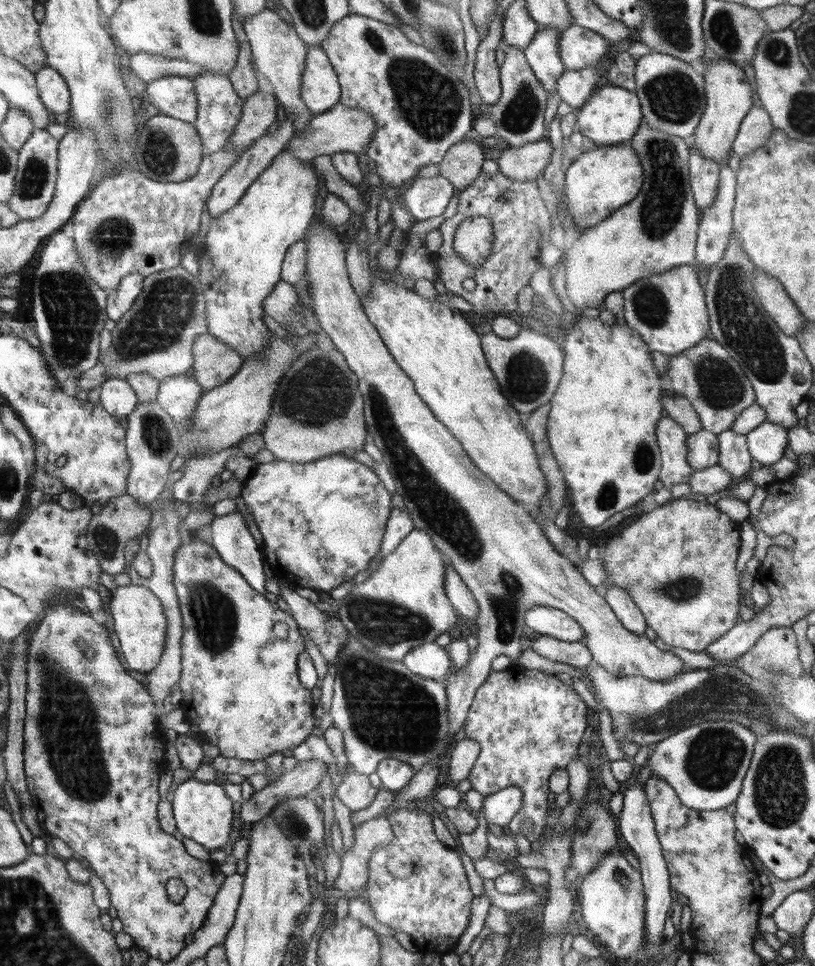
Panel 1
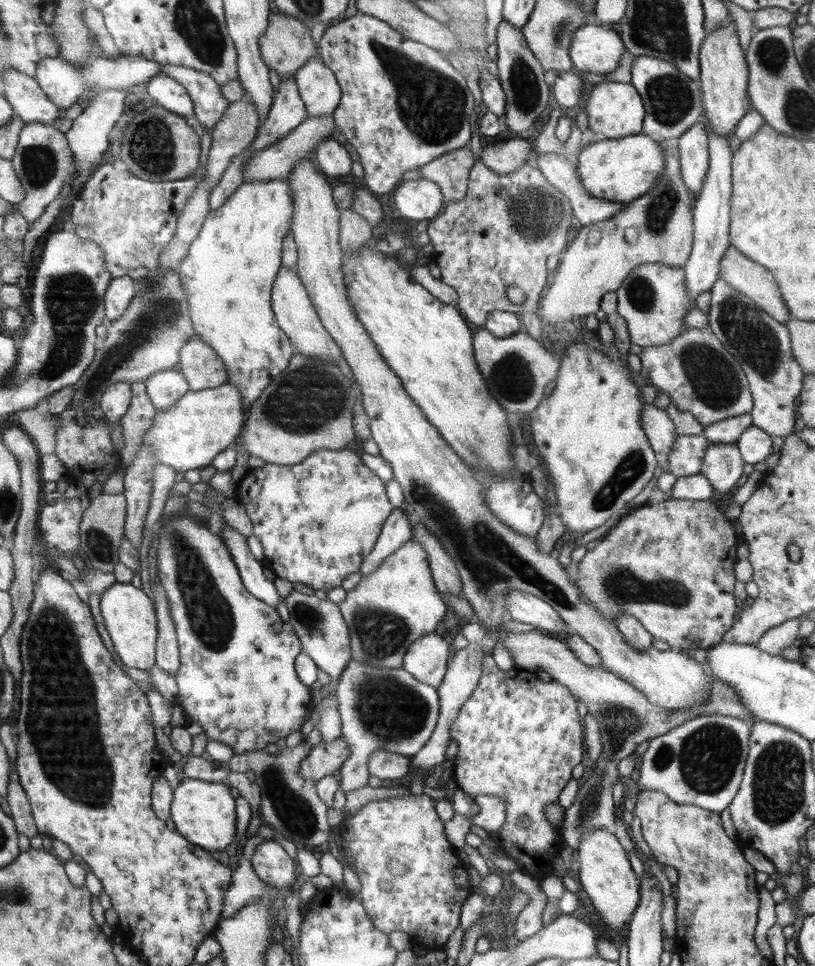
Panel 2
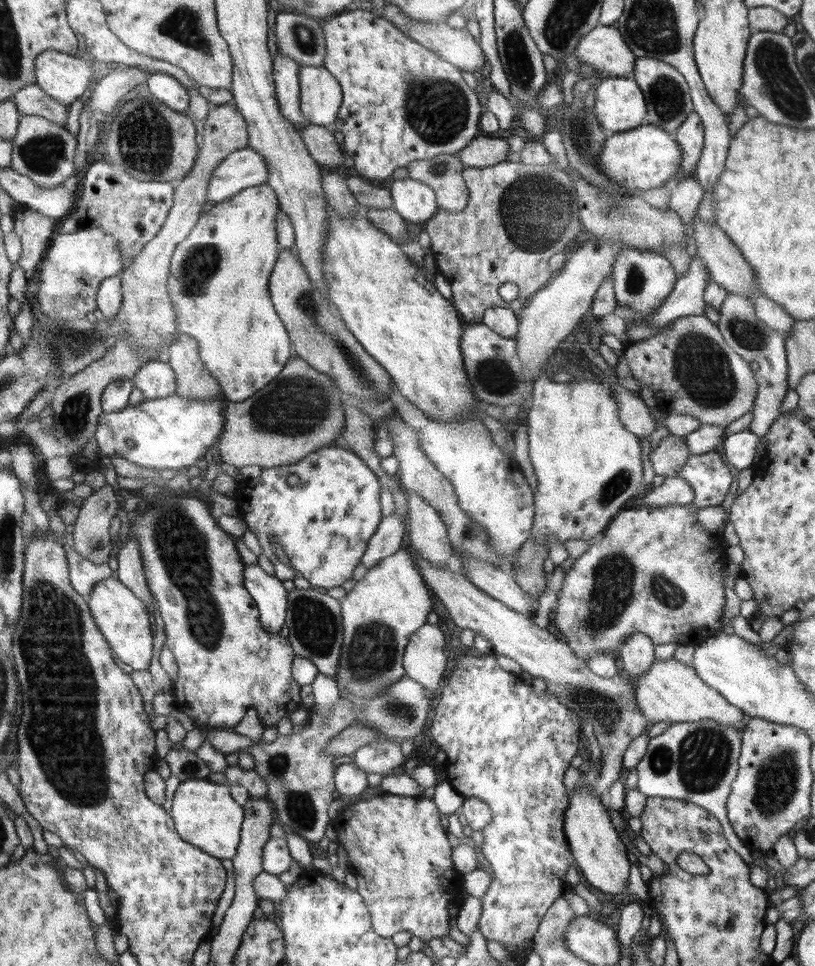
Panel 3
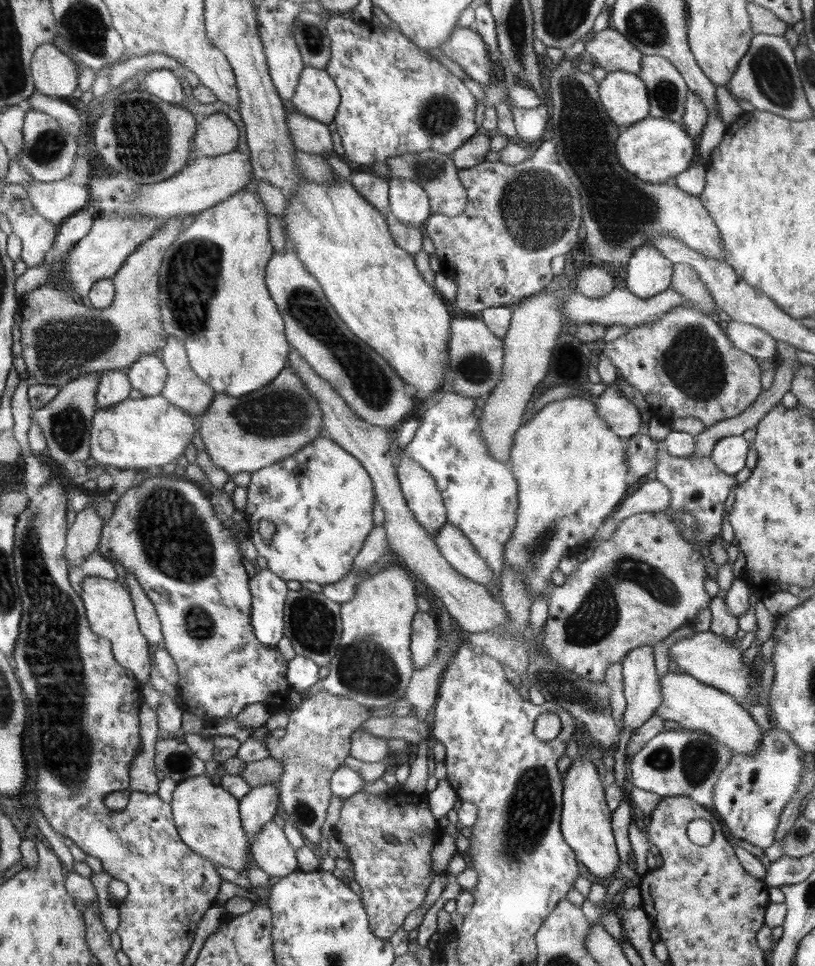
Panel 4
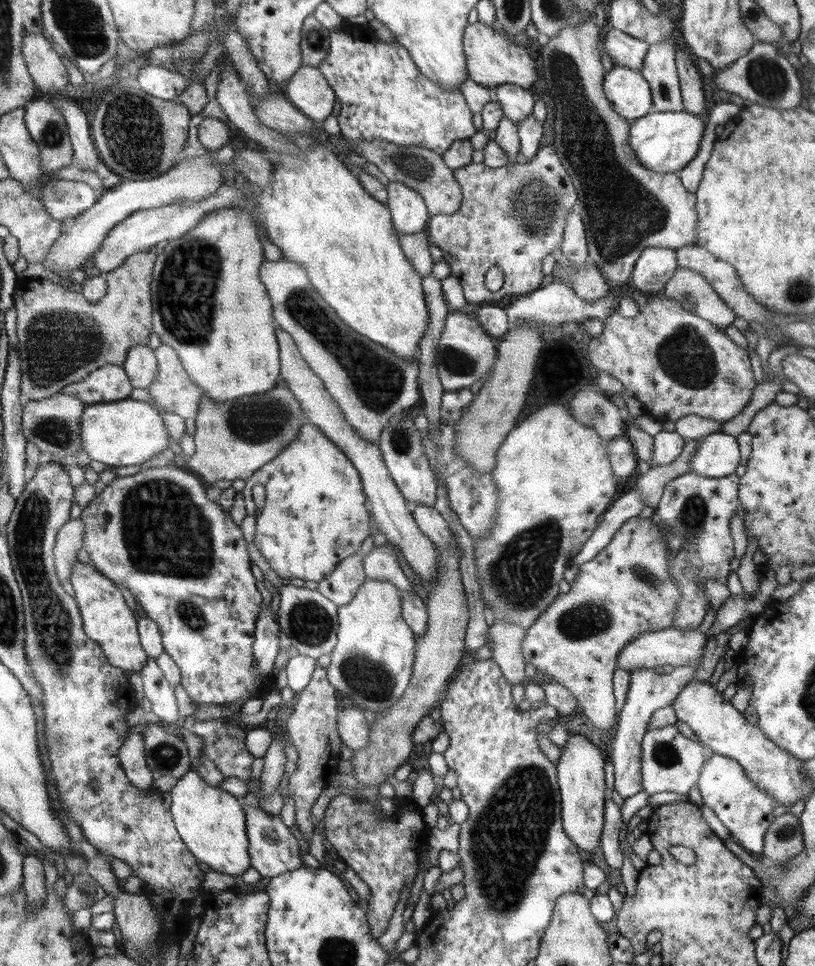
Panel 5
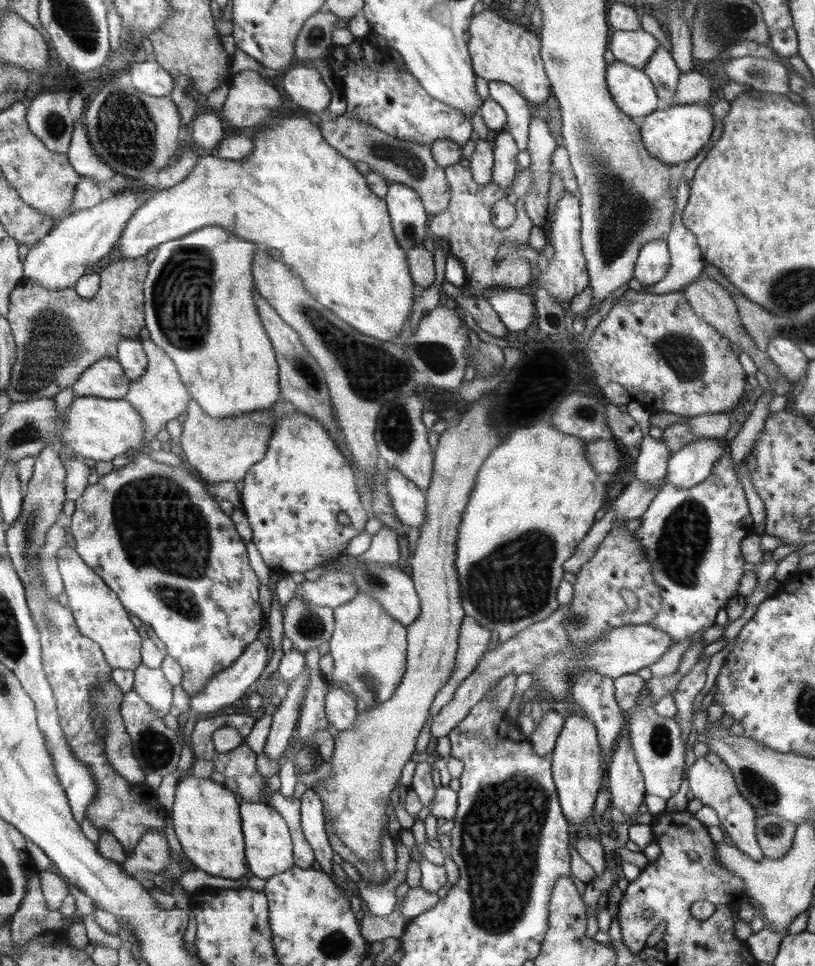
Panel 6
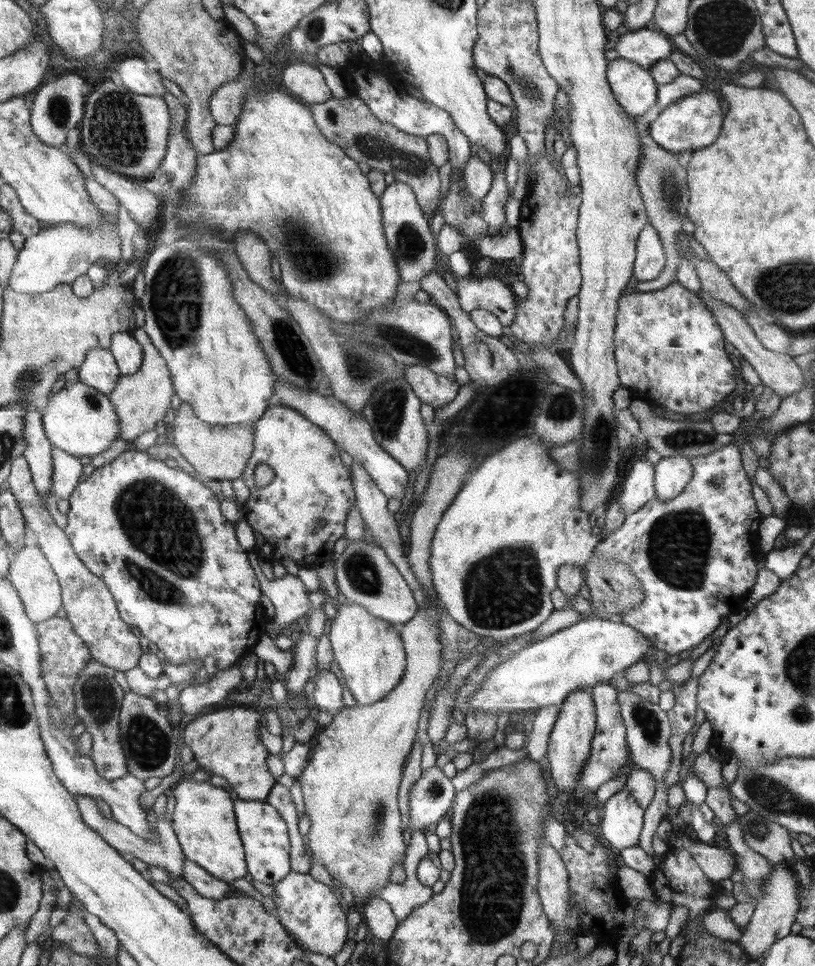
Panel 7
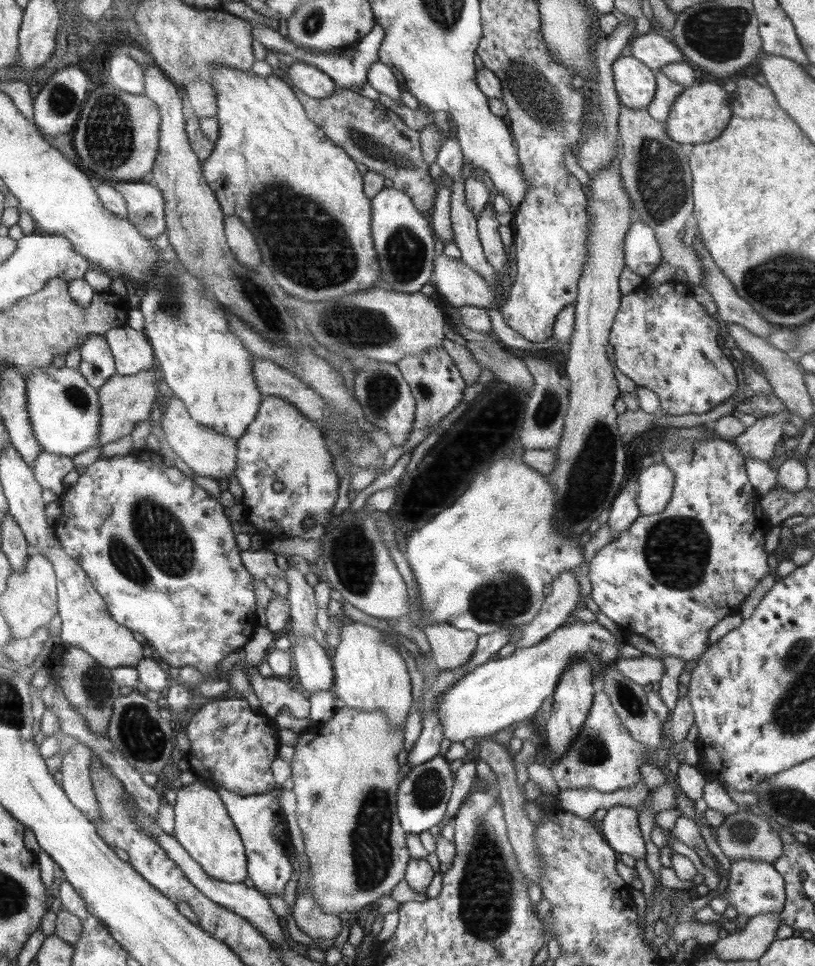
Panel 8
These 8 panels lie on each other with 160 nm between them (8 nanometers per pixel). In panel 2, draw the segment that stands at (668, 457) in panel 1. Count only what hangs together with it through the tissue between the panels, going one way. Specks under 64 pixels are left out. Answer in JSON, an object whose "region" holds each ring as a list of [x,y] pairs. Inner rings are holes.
{"region":[[[644,404],[640,419],[647,439],[655,452],[657,465],[662,468],[663,472],[669,472],[668,455],[678,435],[674,423],[664,410],[652,404]]]}

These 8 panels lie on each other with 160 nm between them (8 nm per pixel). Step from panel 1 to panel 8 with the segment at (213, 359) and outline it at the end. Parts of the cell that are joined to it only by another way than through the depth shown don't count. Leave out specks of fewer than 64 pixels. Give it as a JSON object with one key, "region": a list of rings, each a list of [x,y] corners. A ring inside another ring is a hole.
{"region":[[[155,366],[148,370],[122,376],[116,373],[111,376],[98,391],[98,402],[100,402],[100,424],[97,444],[103,447],[105,444],[116,442],[122,436],[130,434],[134,425],[140,420],[150,419],[152,405],[158,394],[158,382],[162,379],[161,371]]]}

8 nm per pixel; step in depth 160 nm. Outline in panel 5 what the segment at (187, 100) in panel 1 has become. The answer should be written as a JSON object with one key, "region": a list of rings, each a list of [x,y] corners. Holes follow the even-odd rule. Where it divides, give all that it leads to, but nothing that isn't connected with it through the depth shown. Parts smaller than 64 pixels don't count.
{"region":[[[159,65],[144,66],[137,78],[138,88],[162,100],[176,100],[191,83],[178,72],[170,72]]]}

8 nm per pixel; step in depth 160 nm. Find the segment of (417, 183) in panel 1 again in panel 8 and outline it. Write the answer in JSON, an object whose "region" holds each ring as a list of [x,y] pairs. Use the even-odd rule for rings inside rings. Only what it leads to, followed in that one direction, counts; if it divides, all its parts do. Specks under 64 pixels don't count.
{"region":[[[384,187],[378,194],[371,198],[372,220],[371,235],[373,238],[374,248],[378,250],[378,264],[382,265],[380,270],[381,284],[386,288],[402,293],[416,293],[422,289],[424,285],[433,279],[432,270],[434,268],[434,260],[436,252],[434,251],[434,232],[430,227],[430,222],[422,216],[411,198],[401,190],[394,187]]]}

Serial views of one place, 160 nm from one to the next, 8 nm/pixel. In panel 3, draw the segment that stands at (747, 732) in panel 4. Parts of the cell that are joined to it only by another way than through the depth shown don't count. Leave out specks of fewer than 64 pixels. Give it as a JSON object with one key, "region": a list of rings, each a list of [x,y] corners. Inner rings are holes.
{"region":[[[672,658],[668,660],[654,659],[649,669],[635,682],[635,699],[638,708],[645,714],[645,717],[652,725],[656,722],[666,722],[671,720],[673,723],[698,722],[698,720],[712,719],[724,726],[737,728],[742,732],[744,723],[744,713],[734,705],[730,704],[717,690],[710,688],[694,670],[694,667]]]}

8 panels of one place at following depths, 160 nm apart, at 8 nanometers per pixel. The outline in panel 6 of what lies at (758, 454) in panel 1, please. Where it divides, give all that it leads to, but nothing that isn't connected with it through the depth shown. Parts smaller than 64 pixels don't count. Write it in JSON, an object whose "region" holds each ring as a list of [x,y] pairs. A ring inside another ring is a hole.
{"region":[[[700,439],[685,444],[669,458],[665,476],[667,482],[689,489],[706,480],[715,470],[716,462],[729,453],[728,445],[728,440],[720,439]]]}

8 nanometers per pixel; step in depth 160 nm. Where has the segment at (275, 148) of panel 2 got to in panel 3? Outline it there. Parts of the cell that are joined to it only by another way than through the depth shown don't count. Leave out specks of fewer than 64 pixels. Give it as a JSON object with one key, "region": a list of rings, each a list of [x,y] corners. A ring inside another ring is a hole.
{"region":[[[249,146],[229,154],[214,169],[207,186],[207,202],[218,204],[242,189],[267,182],[269,170],[265,158]]]}

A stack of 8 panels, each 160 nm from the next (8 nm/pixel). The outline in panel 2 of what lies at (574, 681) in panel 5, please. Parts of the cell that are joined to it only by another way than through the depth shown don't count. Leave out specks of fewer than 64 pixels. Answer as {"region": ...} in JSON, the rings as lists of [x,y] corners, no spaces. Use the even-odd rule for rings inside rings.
{"region":[[[668,499],[657,504],[646,503],[638,508],[626,512],[620,516],[617,524],[611,527],[598,540],[594,550],[588,550],[584,558],[578,563],[579,577],[575,581],[576,586],[581,590],[581,597],[590,604],[593,604],[603,614],[603,617],[610,619],[613,623],[618,613],[630,613],[635,616],[644,628],[656,638],[669,644],[672,651],[679,652],[684,648],[704,648],[709,650],[717,643],[721,642],[723,634],[733,625],[734,614],[738,610],[735,601],[735,572],[734,565],[738,561],[736,556],[737,547],[736,533],[733,524],[719,510],[715,500],[676,500]]]}

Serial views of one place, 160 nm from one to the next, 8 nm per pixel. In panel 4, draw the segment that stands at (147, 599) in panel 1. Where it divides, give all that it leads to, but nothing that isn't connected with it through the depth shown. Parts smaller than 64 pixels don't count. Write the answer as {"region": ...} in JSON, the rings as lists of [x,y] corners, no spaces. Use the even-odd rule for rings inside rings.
{"region":[[[87,576],[82,581],[81,587],[82,592],[79,595],[83,600],[85,613],[94,634],[111,642],[114,658],[120,666],[132,670],[138,683],[148,683],[152,670],[150,648],[146,637],[140,630],[129,590],[116,580],[98,576]]]}

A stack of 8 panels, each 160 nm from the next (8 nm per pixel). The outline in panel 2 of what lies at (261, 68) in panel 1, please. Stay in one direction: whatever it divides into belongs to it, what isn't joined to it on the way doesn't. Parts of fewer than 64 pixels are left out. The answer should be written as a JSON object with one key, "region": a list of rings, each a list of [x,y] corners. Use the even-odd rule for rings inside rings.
{"region":[[[269,14],[268,26],[259,38],[262,61],[280,77],[294,74],[319,52],[311,29],[297,18]]]}

